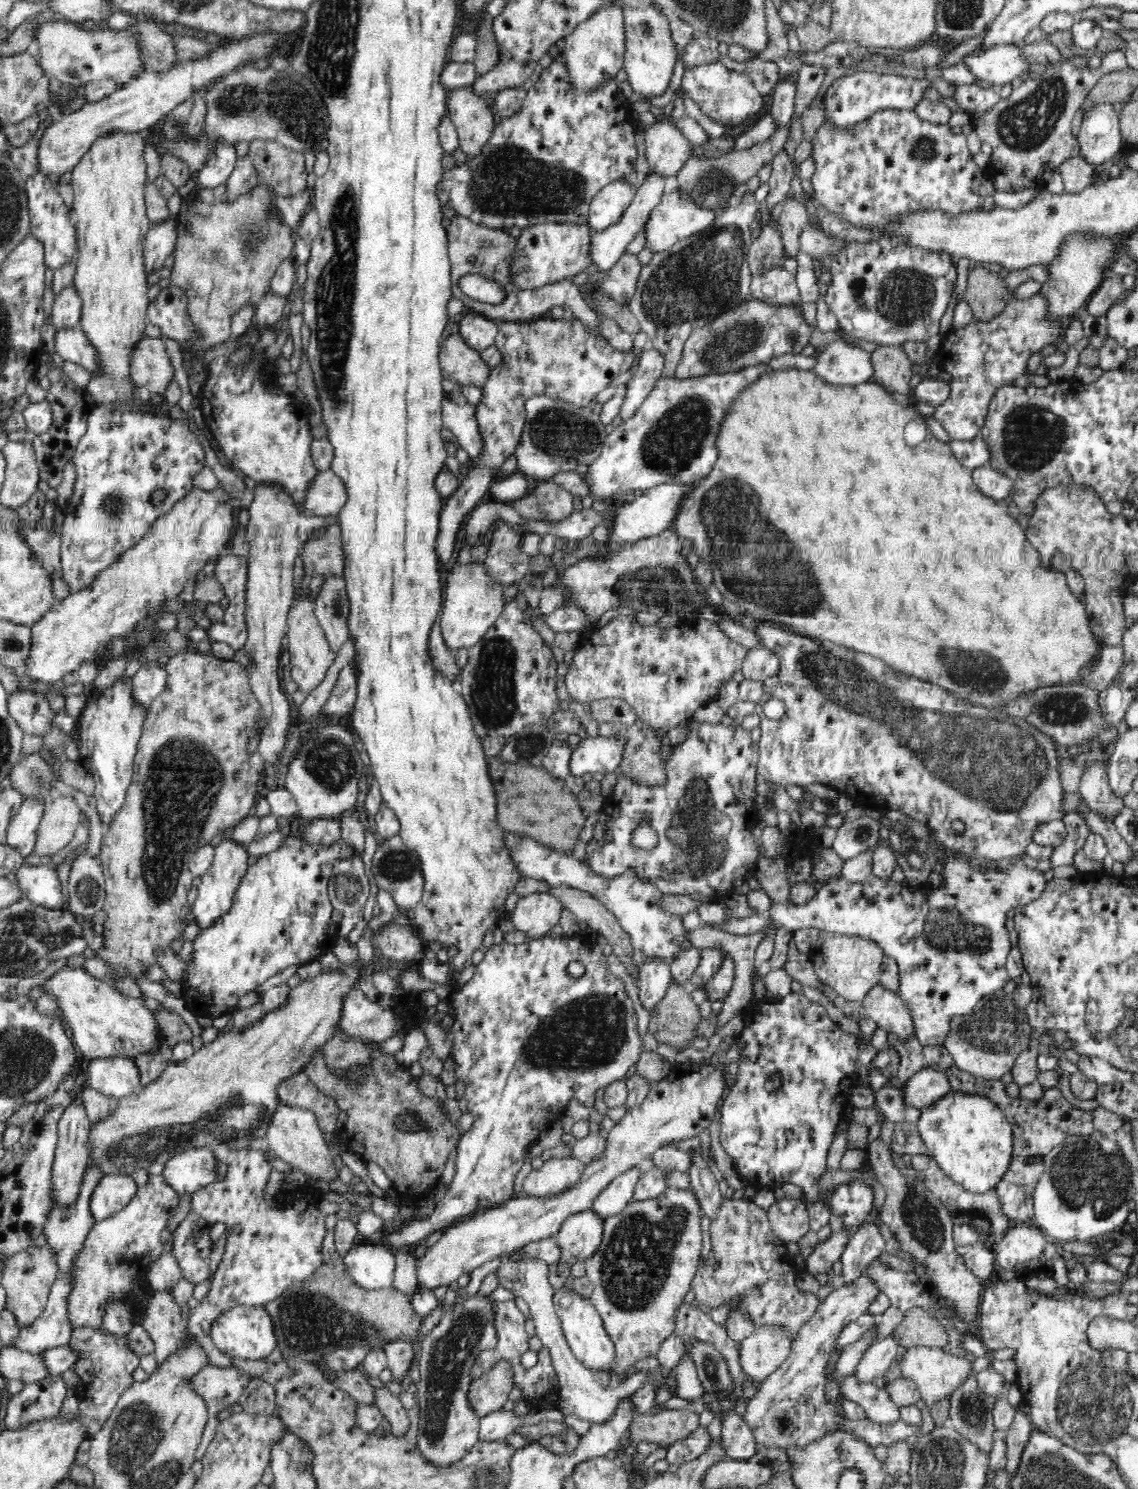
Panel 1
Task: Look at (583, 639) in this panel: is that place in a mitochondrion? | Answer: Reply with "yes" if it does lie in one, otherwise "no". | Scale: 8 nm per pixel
no

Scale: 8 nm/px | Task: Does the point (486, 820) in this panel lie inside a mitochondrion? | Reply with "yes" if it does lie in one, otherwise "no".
no

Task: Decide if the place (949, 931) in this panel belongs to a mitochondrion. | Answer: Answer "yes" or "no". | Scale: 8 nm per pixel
yes

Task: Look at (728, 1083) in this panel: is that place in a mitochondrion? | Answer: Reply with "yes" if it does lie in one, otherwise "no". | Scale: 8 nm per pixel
no

